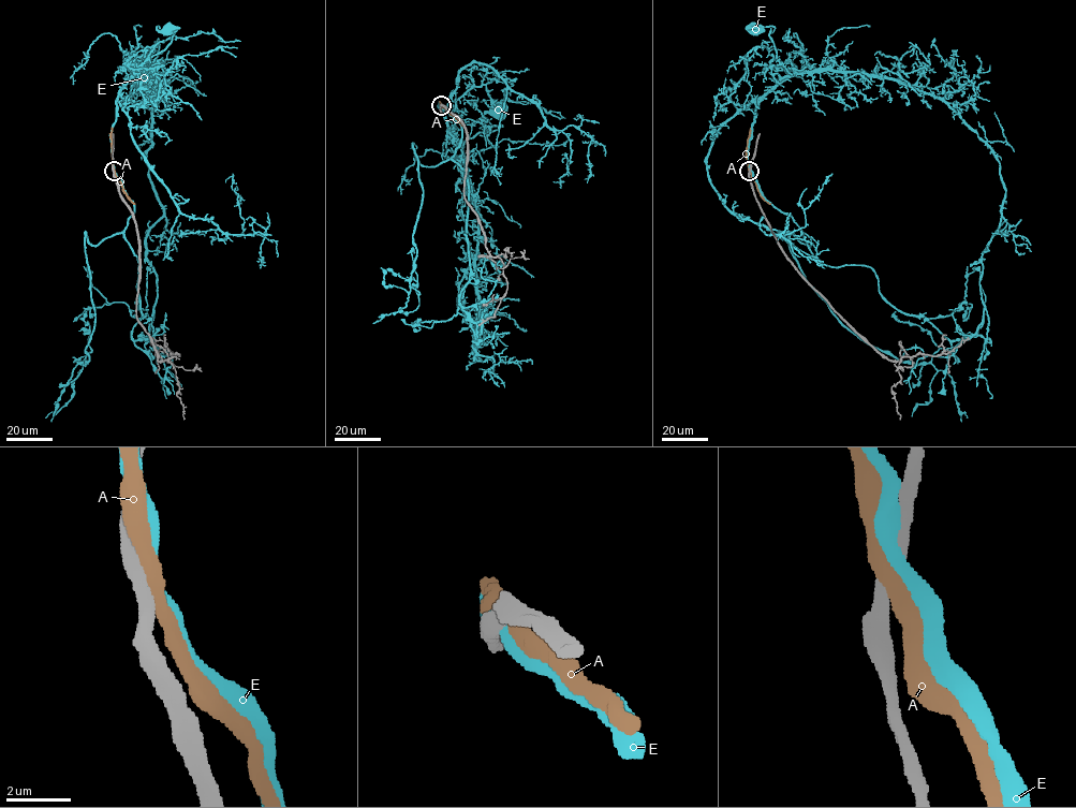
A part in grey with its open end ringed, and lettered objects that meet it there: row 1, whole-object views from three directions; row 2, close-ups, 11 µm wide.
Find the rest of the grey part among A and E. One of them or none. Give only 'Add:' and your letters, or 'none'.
Add: none

